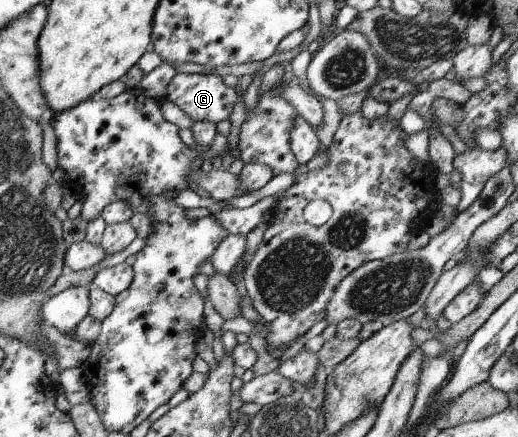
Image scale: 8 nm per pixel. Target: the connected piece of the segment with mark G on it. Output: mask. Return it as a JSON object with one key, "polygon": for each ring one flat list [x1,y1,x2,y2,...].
{"polygon":[[177,73,171,82,167,84,165,90,166,100,179,107,179,110,183,110,192,122,197,120,207,120,214,125,221,120,227,120,229,114,231,114,231,108,235,104,236,93,234,88,227,87,221,77,217,74,185,74]]}

